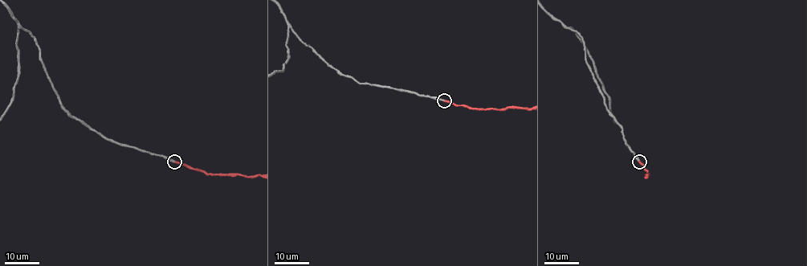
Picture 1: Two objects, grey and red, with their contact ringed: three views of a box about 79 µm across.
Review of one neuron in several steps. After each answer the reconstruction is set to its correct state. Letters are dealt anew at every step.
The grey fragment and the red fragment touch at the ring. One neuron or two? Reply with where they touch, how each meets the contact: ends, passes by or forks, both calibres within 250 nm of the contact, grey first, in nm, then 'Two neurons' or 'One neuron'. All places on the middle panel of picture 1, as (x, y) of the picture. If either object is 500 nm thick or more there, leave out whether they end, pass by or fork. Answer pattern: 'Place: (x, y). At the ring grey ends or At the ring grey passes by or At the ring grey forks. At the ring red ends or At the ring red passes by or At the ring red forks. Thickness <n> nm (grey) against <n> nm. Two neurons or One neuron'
Place: (444, 100). At the ring grey ends. At the ring red ends. Thickness 280 nm (grey) against 320 nm. One neuron

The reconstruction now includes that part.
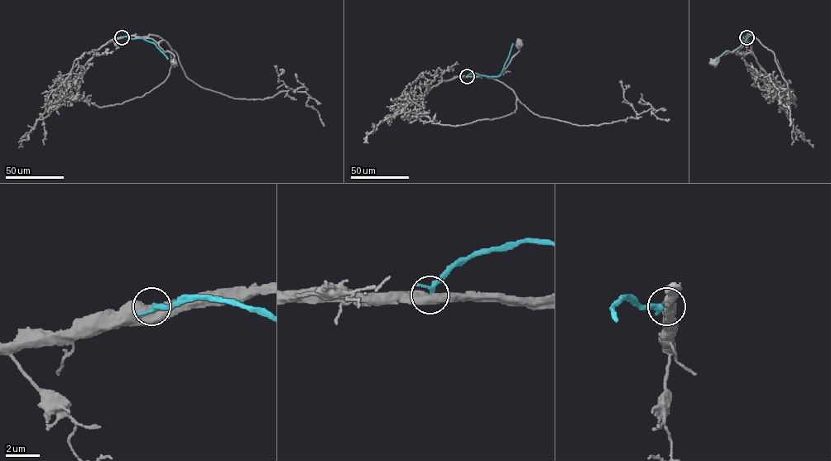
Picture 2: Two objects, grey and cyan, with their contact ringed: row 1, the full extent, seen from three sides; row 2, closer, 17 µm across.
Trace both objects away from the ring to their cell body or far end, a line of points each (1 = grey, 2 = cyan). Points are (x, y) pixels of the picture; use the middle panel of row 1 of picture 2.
1: (467, 76), (498, 76), (519, 50), (519, 44)
2: (467, 76), (474, 73), (498, 76), (513, 44)

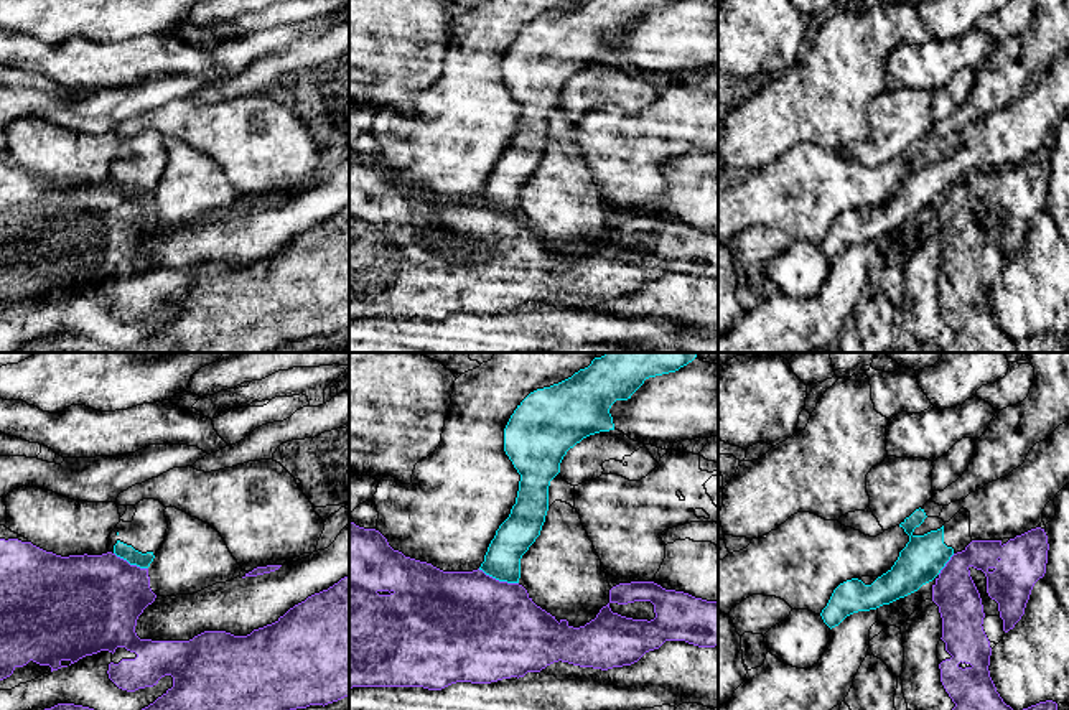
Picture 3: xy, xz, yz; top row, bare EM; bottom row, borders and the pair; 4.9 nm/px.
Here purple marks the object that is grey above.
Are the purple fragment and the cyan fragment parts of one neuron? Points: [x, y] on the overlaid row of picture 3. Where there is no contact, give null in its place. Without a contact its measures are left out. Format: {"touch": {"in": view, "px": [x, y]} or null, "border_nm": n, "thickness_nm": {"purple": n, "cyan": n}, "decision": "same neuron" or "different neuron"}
{"touch": {"in": "xz", "px": [498, 580]}, "border_nm": 220, "thickness_nm": {"purple": 500, "cyan": 180}, "decision": "different neuron"}

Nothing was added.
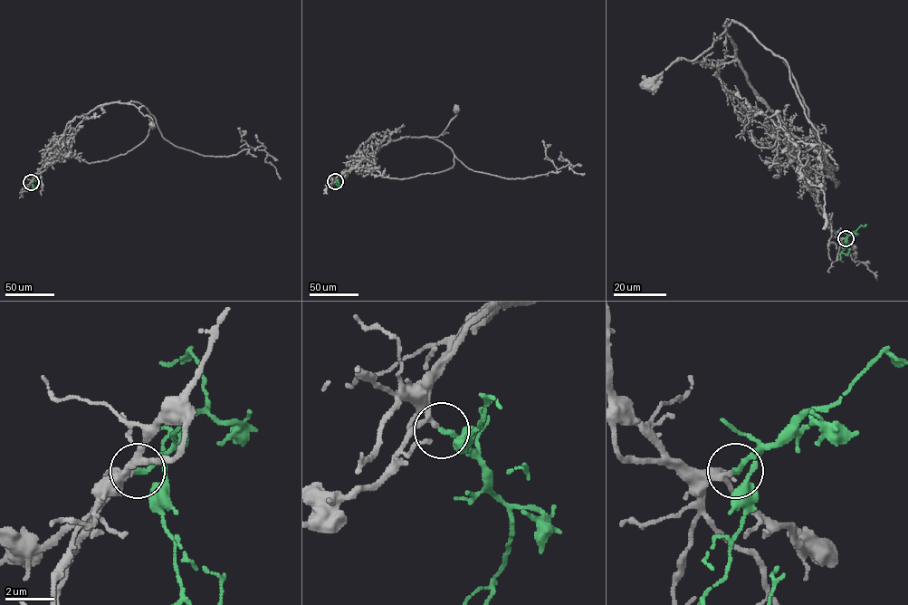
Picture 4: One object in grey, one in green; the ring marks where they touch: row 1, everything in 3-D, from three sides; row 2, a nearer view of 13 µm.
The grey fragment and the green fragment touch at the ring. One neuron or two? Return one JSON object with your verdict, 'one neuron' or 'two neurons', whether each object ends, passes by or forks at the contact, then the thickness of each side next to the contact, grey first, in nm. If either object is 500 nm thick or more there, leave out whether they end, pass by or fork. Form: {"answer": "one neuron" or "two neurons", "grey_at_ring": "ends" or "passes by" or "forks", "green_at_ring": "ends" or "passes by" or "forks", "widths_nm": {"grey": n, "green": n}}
{"answer": "one neuron", "grey_at_ring": "forks", "green_at_ring": "ends", "widths_nm": {"grey": 130, "green": 180}}

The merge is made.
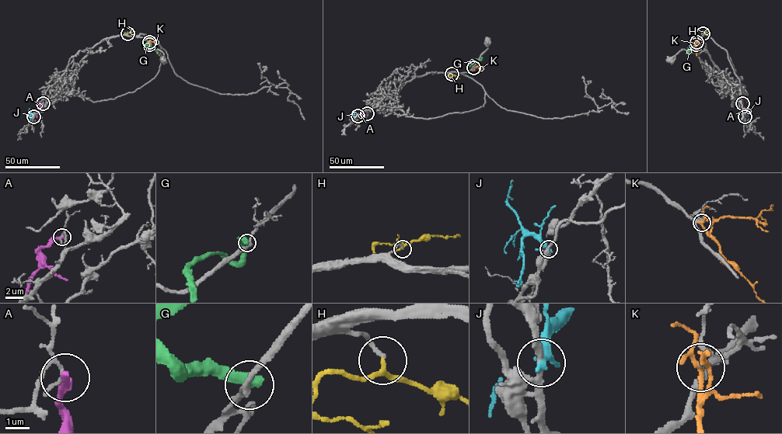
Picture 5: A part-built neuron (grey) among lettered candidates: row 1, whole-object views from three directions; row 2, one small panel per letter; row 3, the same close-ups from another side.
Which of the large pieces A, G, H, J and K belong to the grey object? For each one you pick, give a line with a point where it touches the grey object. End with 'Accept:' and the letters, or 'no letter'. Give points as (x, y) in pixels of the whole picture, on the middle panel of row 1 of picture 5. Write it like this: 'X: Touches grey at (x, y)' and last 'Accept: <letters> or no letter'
H: Touches grey at (452, 74)
Accept: H

